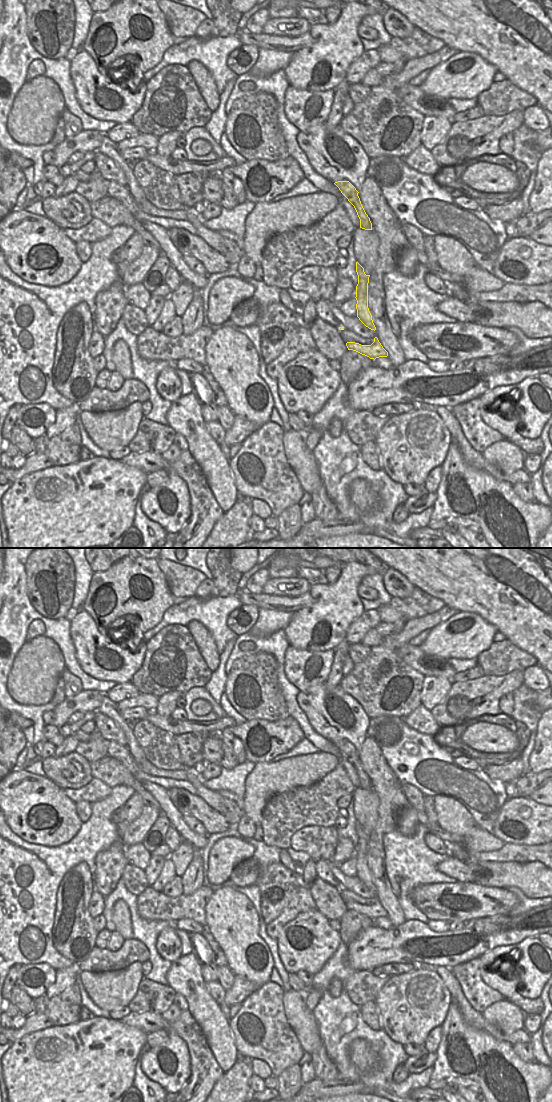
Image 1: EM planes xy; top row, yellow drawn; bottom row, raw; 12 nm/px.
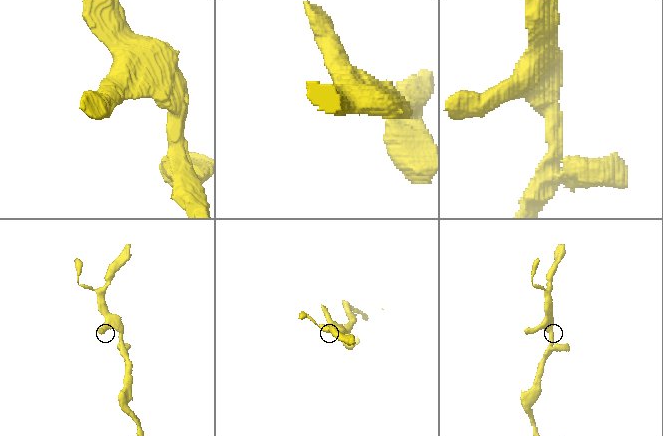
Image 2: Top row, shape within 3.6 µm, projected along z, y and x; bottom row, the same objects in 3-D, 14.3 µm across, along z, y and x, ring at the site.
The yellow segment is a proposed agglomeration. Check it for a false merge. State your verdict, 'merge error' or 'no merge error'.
no merge error

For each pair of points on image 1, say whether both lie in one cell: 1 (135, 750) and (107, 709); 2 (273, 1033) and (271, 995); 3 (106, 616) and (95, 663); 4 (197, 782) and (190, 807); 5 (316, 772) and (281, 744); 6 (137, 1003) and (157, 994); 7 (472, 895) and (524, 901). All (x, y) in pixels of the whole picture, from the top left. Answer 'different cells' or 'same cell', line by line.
1: same cell
2: same cell
3: different cells
4: different cells
5: different cells
6: same cell
7: different cells

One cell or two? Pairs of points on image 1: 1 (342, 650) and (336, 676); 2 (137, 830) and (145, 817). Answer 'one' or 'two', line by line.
1: one
2: one

